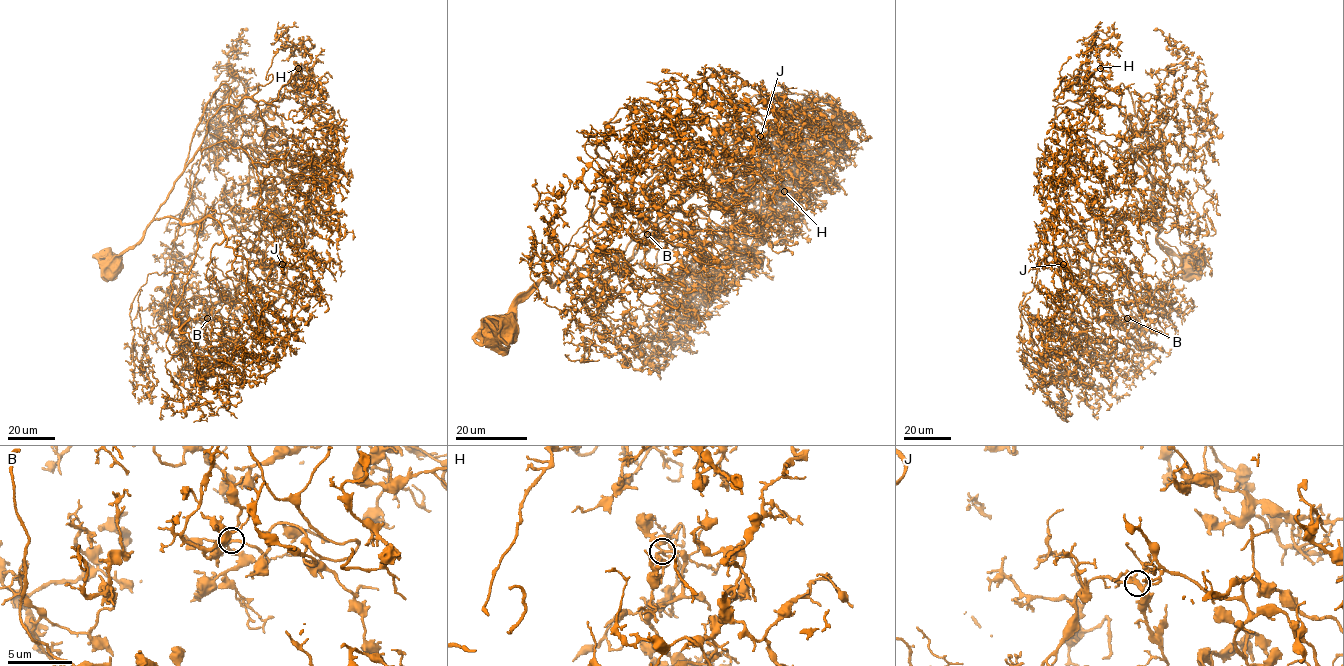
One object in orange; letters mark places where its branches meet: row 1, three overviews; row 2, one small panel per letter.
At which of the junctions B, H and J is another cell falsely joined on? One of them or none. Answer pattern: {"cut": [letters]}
{"cut": []}

